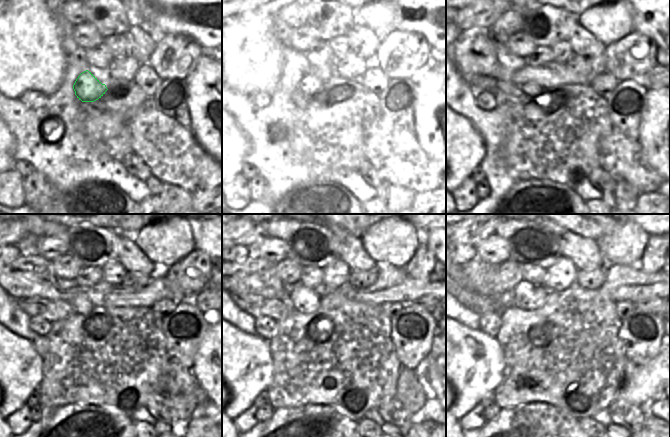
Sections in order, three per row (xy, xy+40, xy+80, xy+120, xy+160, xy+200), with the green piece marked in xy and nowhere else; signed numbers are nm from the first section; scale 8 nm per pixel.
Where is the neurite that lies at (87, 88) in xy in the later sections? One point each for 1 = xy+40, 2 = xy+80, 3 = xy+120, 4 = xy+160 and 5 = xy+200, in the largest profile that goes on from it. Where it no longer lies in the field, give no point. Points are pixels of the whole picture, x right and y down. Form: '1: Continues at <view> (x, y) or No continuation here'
1: Continues at xy+40 (308, 87)
2: Continues at xy+80 (529, 88)
3: Continues at xy+120 (80, 303)
4: Continues at xy+160 (305, 300)
5: Continues at xy+200 (528, 296)

